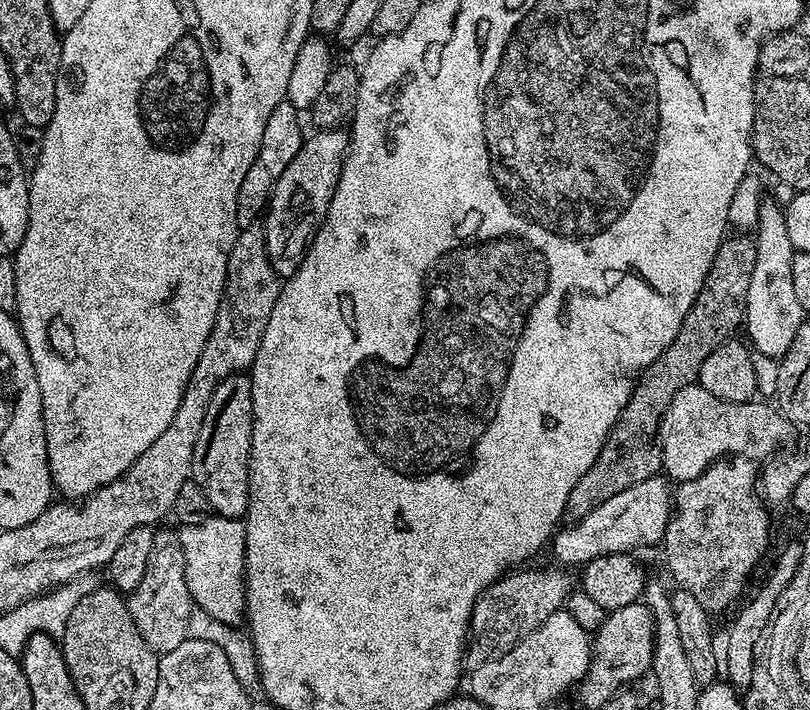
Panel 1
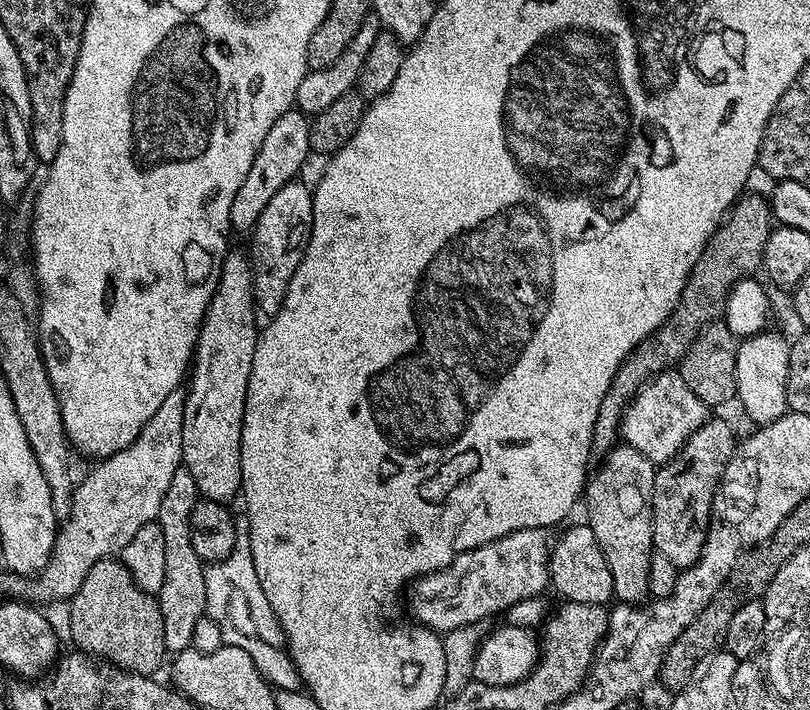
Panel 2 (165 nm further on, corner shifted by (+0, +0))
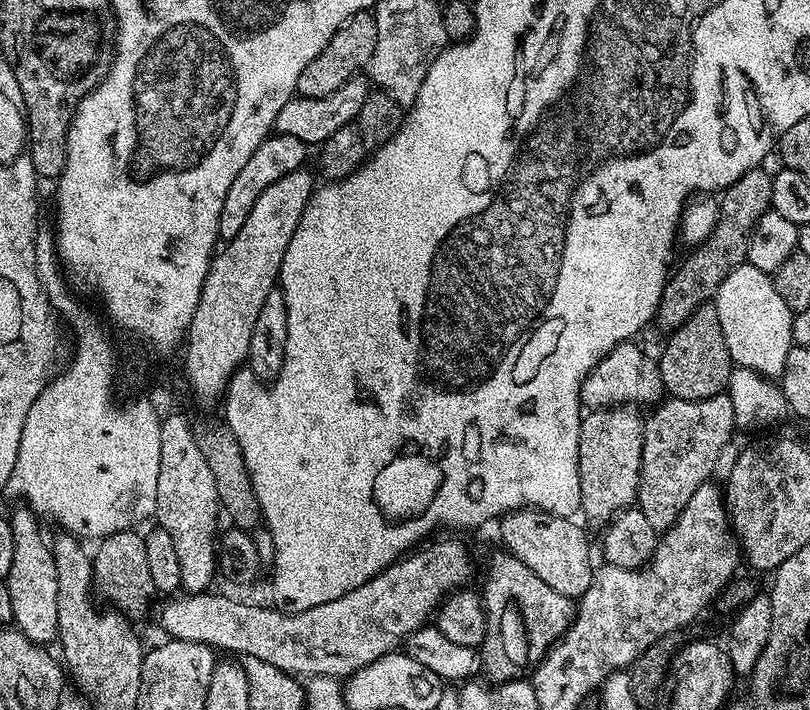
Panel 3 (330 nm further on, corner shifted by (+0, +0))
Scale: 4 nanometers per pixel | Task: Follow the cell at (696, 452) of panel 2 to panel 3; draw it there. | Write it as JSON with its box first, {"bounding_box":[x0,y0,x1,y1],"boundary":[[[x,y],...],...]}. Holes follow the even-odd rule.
{"bounding_box":[636,394,737,530],"boundary":[[[727,394],[711,396],[709,400],[668,398],[659,406],[653,407],[651,412],[652,417],[644,420],[642,466],[640,467],[640,485],[636,491],[636,499],[638,509],[646,516],[647,521],[657,530],[667,530],[684,513],[686,502],[690,502],[690,498],[694,498],[694,490],[698,490],[698,486],[707,484],[713,479],[718,454],[722,454],[722,446],[726,446],[733,439],[732,432],[737,431],[737,426],[734,418],[734,406],[730,404]]]}

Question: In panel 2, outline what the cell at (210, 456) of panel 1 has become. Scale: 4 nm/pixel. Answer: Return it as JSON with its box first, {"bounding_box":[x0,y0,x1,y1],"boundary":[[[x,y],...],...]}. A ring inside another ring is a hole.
{"bounding_box":[182,250,258,502],"boundary":[[[236,250],[224,257],[220,281],[210,306],[204,315],[200,333],[196,339],[190,365],[190,379],[184,397],[184,421],[182,422],[182,464],[198,486],[200,496],[213,502],[228,502],[241,491],[240,483],[240,435],[244,425],[244,403],[248,393],[248,379],[256,353],[258,328],[255,328],[258,309],[252,301],[252,261]]]}

